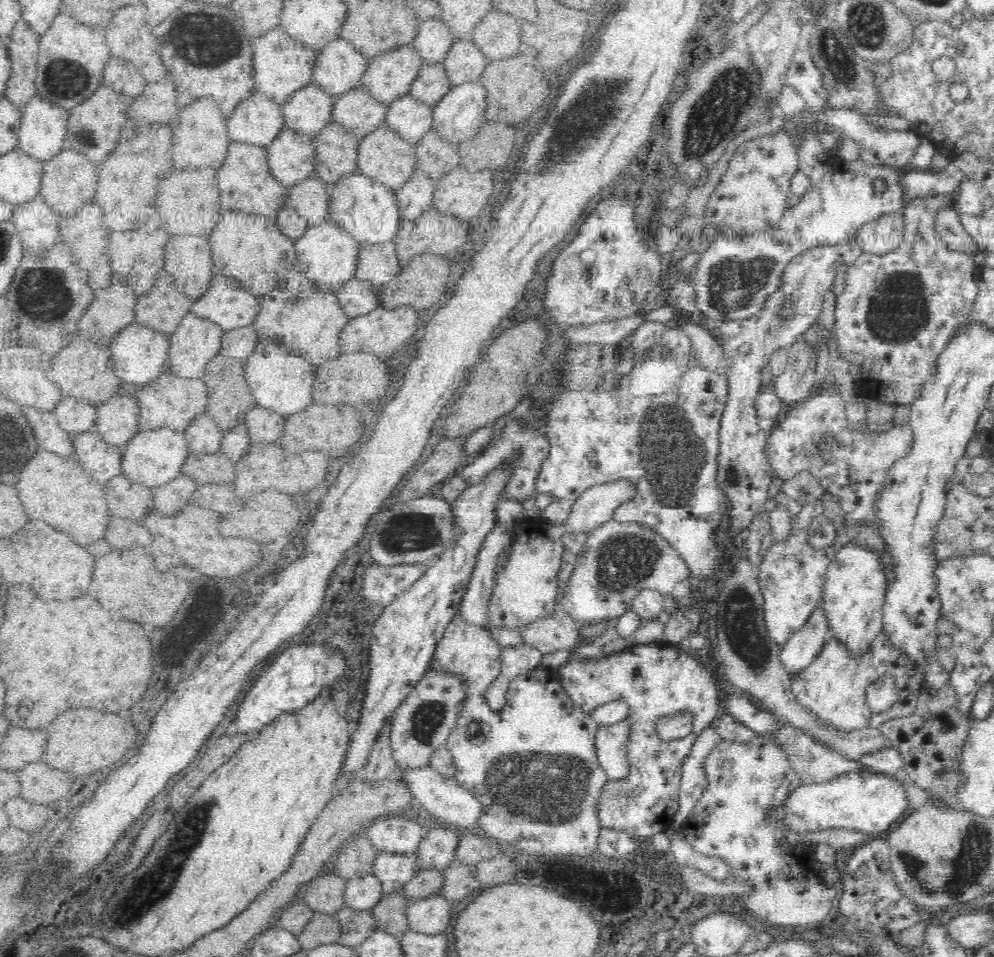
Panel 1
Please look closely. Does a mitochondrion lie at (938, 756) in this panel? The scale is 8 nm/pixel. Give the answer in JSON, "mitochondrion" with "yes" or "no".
{"mitochondrion":"no"}

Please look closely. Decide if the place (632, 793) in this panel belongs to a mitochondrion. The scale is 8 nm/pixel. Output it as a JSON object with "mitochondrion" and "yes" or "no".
{"mitochondrion":"yes"}

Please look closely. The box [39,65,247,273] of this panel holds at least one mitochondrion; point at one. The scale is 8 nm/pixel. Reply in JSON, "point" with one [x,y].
{"point":[66,79]}

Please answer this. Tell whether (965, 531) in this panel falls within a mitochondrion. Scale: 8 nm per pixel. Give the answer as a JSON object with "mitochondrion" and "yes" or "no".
{"mitochondrion":"yes"}

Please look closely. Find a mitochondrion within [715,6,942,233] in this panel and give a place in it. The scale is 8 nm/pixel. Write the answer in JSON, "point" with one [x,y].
{"point":[827,50]}

